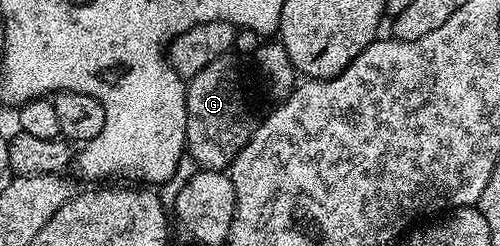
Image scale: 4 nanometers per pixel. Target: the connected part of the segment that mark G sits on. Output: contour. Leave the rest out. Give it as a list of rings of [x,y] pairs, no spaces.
[[[228,53],[217,57],[201,73],[190,76],[187,85],[187,150],[186,154],[204,171],[226,172],[232,161],[251,140],[257,118],[247,104],[247,91],[239,76],[236,56]]]

